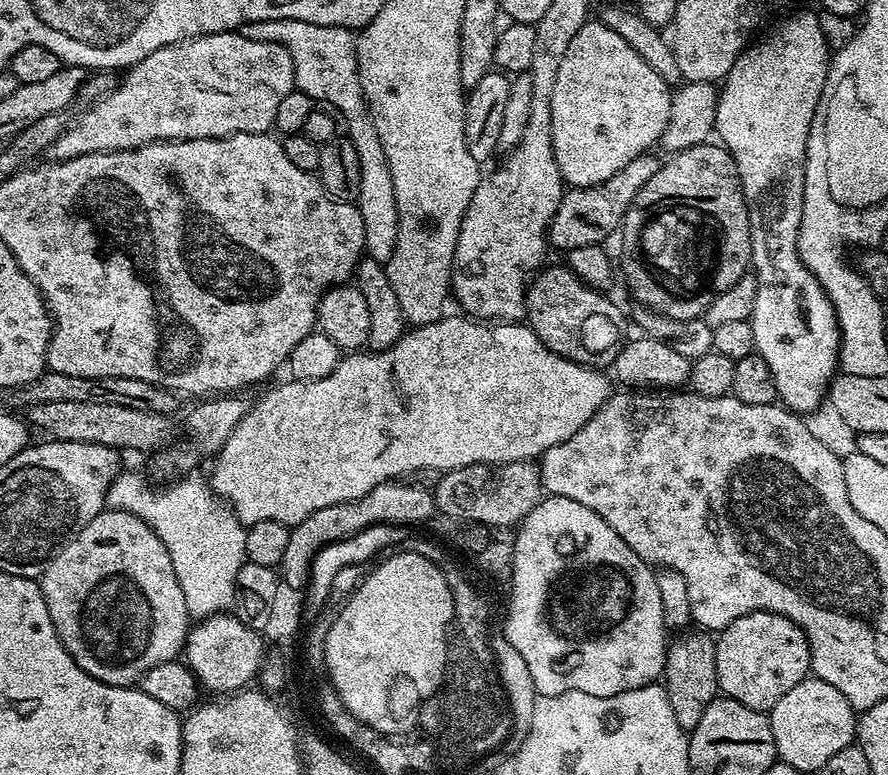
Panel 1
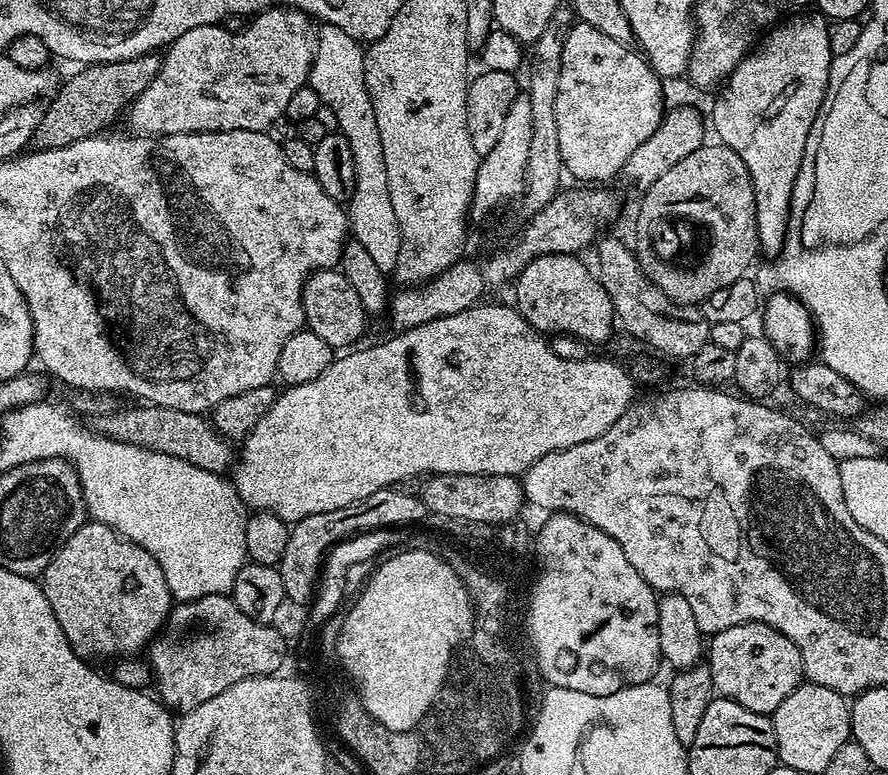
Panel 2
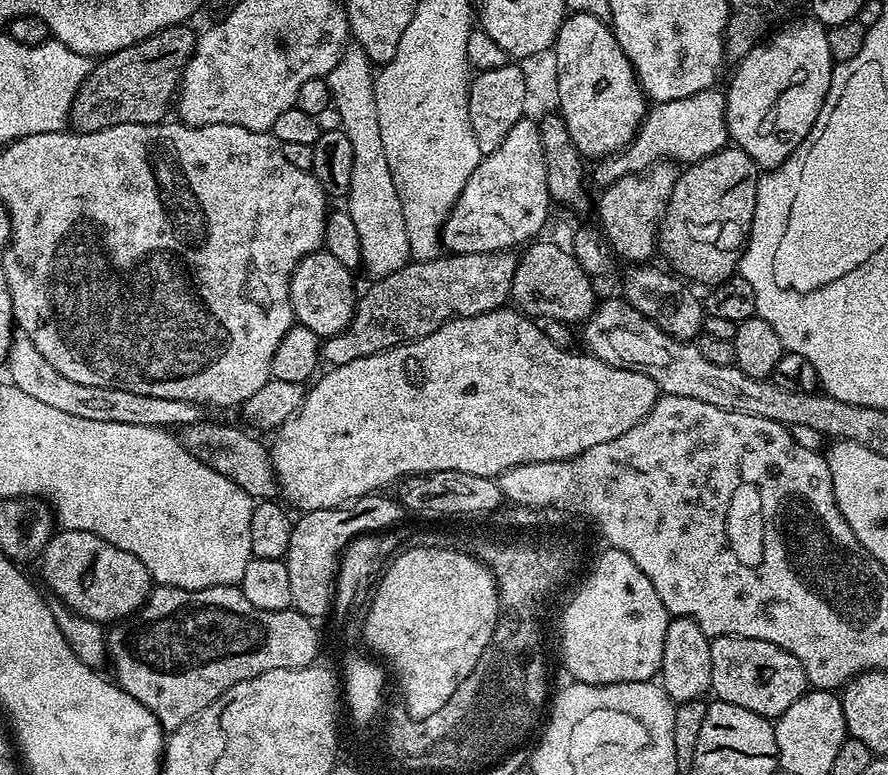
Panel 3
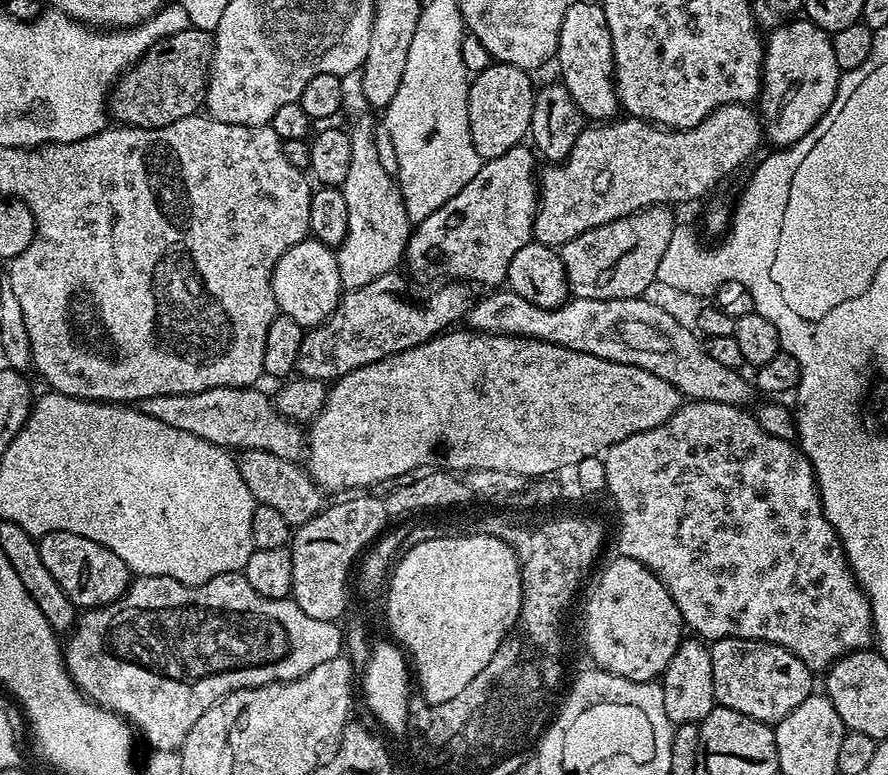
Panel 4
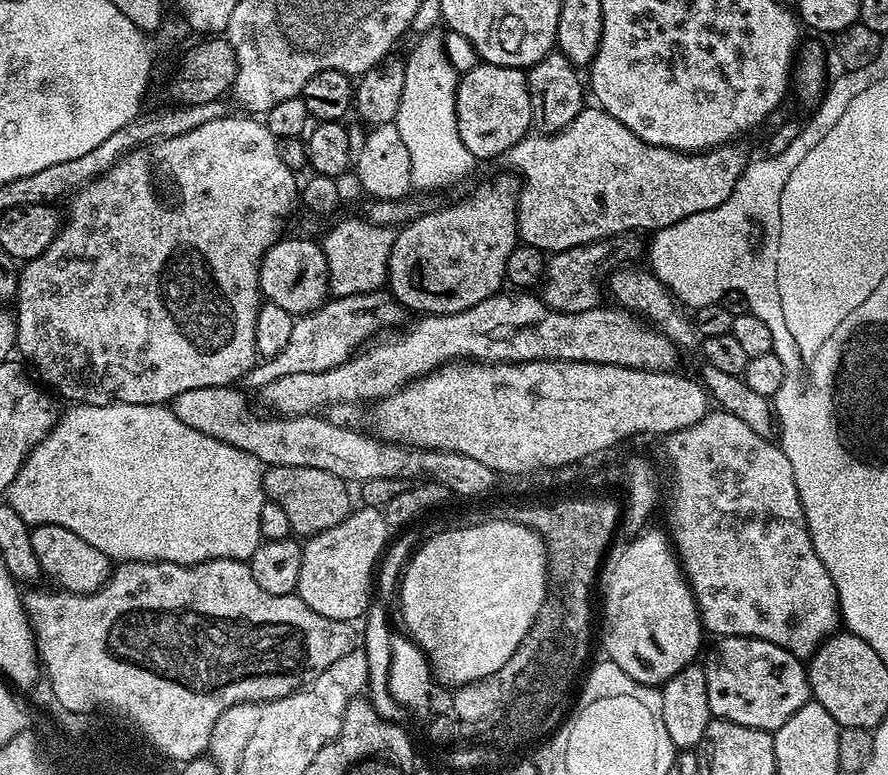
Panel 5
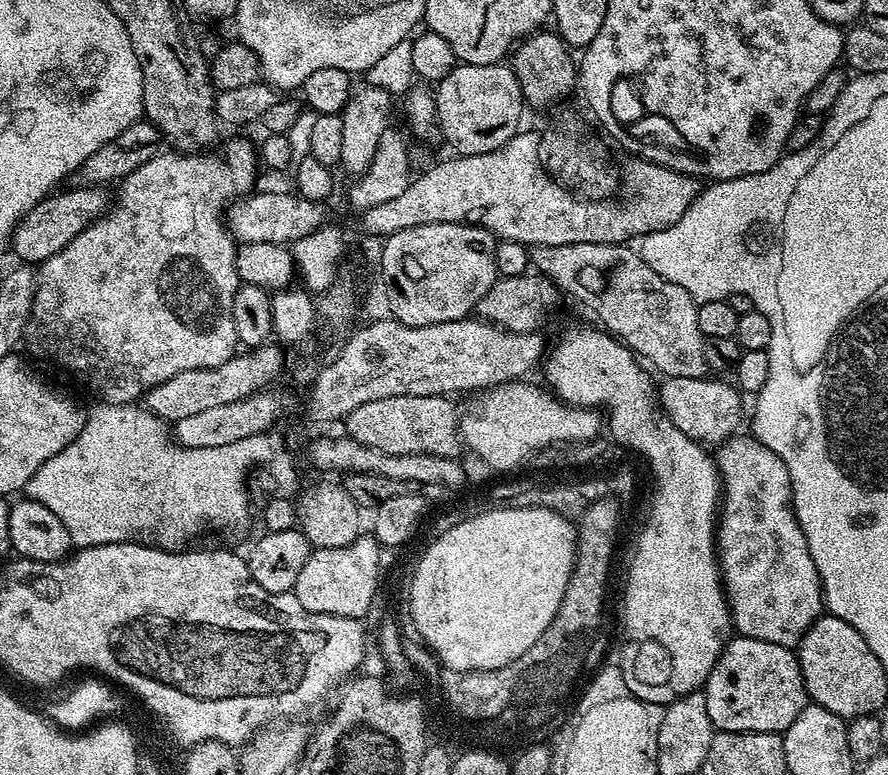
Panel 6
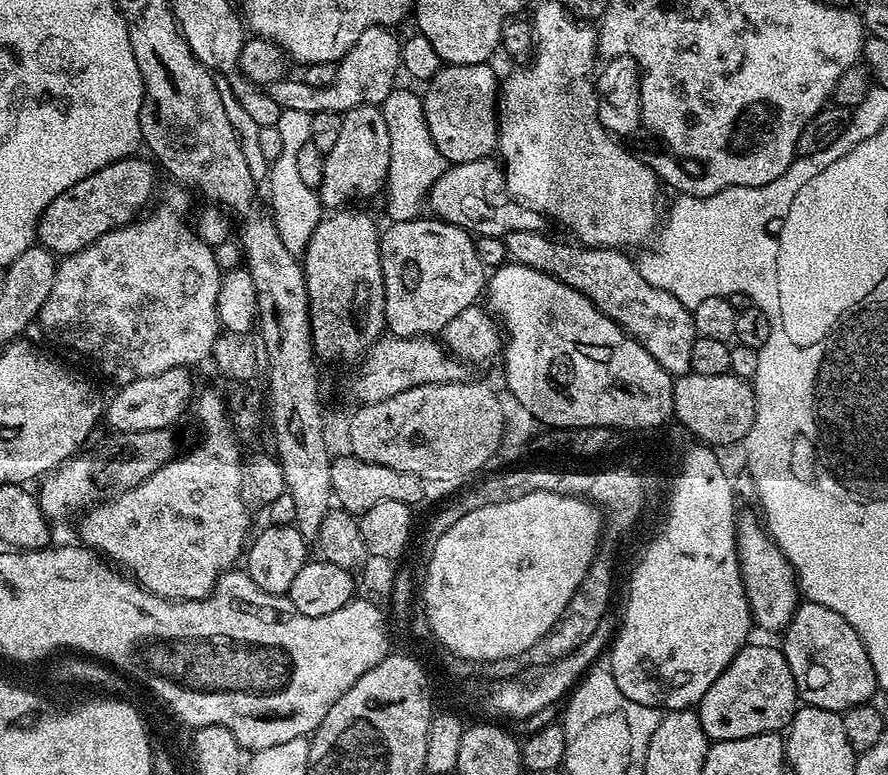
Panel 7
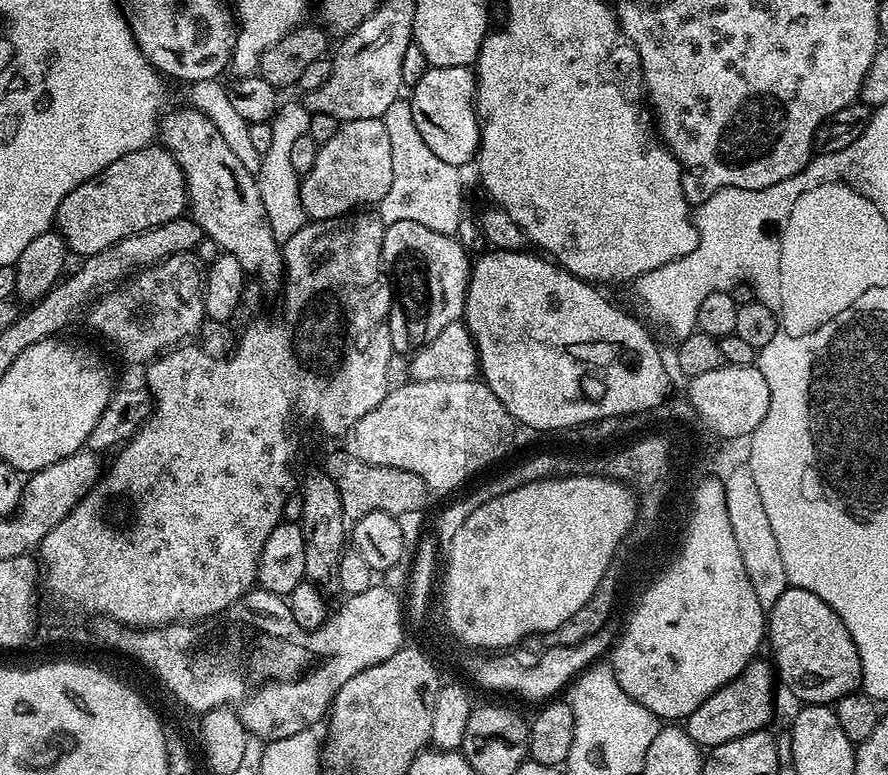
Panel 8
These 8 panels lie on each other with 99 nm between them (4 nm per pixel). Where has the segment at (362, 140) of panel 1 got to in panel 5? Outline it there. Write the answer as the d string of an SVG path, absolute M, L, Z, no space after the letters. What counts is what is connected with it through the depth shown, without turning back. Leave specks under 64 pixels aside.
M346 218L334 225L322 239L327 259L328 282L336 296L379 291L386 283L390 250L396 241L395 229L389 225L373 224L367 219Z

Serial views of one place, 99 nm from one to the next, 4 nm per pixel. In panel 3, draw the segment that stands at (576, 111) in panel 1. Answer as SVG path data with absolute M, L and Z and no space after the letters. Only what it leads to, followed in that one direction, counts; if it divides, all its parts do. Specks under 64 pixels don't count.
M590 14L565 15L554 49L560 99L558 112L580 155L607 158L623 152L636 136L650 104L611 27Z

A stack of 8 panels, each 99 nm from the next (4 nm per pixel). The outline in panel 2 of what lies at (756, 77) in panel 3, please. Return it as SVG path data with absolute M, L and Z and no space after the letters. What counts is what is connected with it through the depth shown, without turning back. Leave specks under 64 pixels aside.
M812 10L807 14L793 15L779 26L773 27L732 71L723 85L724 93L717 98L716 105L712 108L710 124L711 127L712 124L716 127L716 132L720 135L717 136L719 143L739 152L742 162L746 162L746 170L754 186L756 229L761 249L765 253L767 251L776 252L775 254L783 253L784 240L790 231L788 219L791 216L793 219L794 216L792 195L796 192L796 179L799 181L802 176L802 153L813 139L816 120L820 116L820 107L828 89L828 75L833 57L828 25L829 21L821 16L819 11Z

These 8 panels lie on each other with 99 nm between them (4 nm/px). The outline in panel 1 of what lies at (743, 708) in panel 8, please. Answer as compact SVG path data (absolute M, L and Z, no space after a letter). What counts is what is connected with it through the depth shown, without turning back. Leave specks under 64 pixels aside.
M751 612L726 626L716 640L716 682L729 700L742 702L767 713L798 682L809 675L812 666L806 634L777 612Z

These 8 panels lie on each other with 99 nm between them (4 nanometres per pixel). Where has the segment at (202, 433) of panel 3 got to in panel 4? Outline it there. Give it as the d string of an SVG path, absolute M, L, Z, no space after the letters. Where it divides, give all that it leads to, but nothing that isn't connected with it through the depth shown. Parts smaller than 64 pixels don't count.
M262 450L241 451L237 457L239 473L249 487L257 504L272 506L293 527L299 527L314 515L319 515L326 504L326 496L309 473L295 461L279 458Z

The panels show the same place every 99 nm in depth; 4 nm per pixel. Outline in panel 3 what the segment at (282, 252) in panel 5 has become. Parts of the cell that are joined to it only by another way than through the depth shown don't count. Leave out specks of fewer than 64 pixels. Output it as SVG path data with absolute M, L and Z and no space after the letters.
M317 250L300 260L291 275L290 298L295 321L313 330L321 339L336 336L353 317L358 299L353 273L325 250Z

